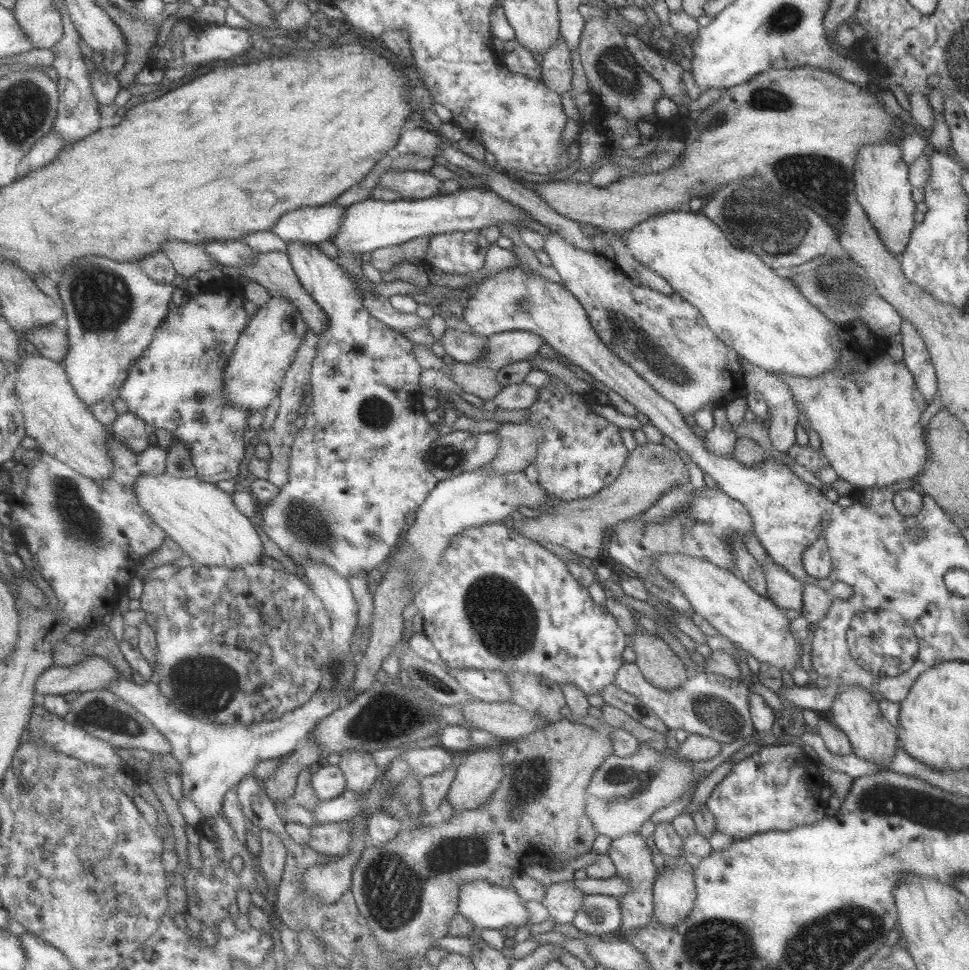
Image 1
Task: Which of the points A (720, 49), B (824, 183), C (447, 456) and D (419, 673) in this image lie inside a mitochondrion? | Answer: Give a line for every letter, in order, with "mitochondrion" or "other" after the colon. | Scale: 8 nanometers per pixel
A: other
B: mitochondrion
C: mitochondrion
D: mitochondrion

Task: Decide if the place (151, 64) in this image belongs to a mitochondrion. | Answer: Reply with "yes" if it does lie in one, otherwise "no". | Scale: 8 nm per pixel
no

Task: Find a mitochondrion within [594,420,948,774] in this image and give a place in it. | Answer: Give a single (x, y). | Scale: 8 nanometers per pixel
(714, 711)

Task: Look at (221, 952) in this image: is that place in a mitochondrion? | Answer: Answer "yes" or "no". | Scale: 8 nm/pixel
yes

